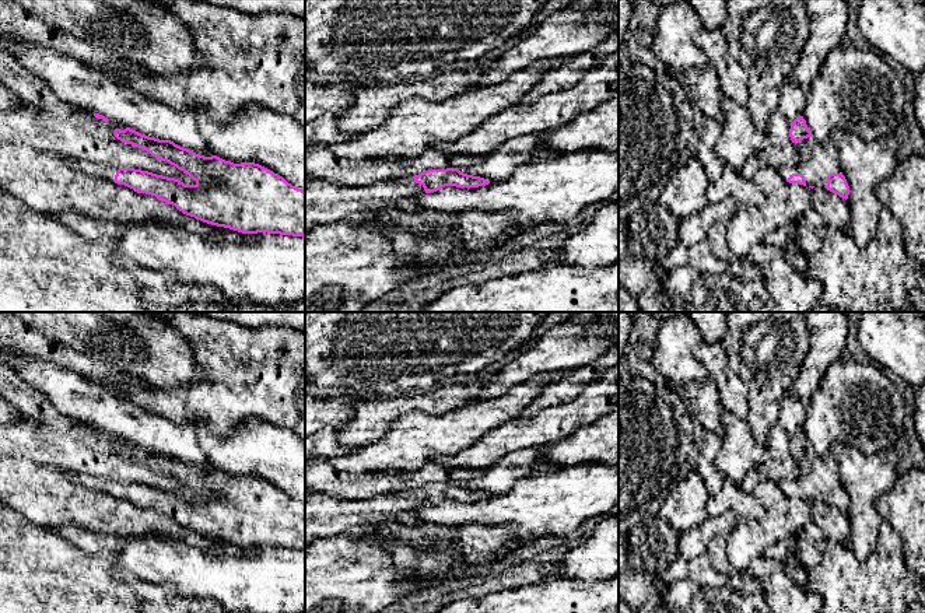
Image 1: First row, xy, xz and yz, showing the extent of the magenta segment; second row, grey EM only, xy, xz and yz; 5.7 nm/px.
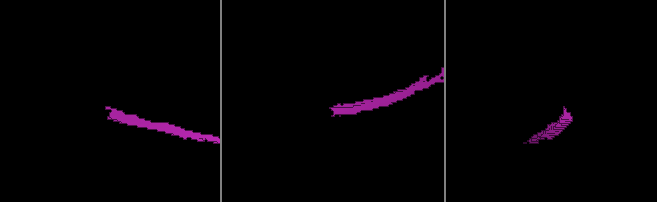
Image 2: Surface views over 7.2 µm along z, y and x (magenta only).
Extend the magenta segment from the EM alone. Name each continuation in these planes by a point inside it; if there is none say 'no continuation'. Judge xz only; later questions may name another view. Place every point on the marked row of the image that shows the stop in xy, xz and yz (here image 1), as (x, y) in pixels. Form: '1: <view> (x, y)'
1: xz (325, 202)

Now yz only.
1: yz (817, 160)

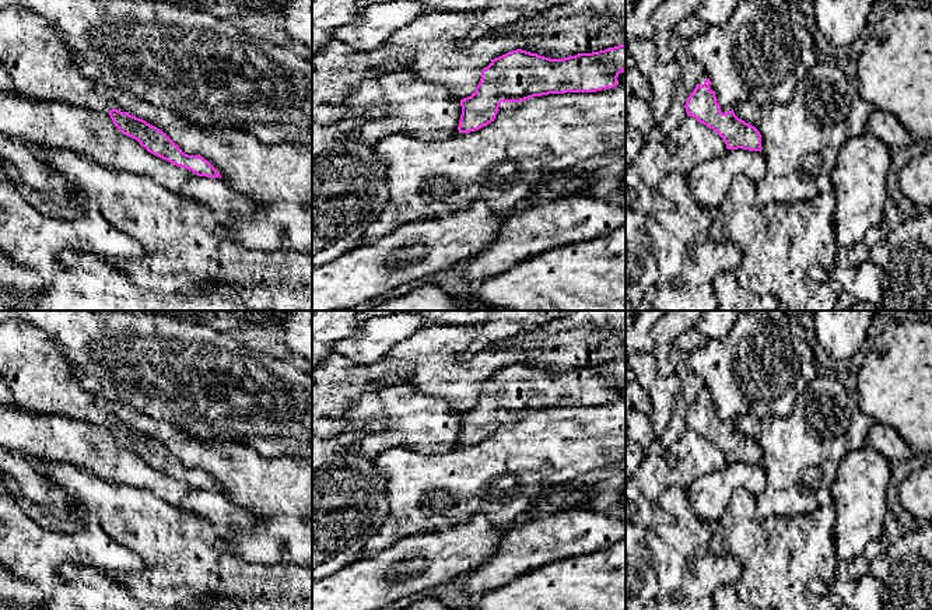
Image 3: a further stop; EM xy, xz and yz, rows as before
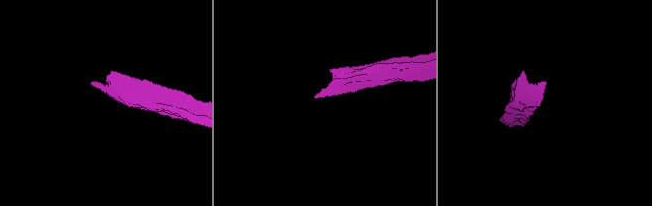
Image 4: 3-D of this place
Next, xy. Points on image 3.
1: xy (31, 51)

